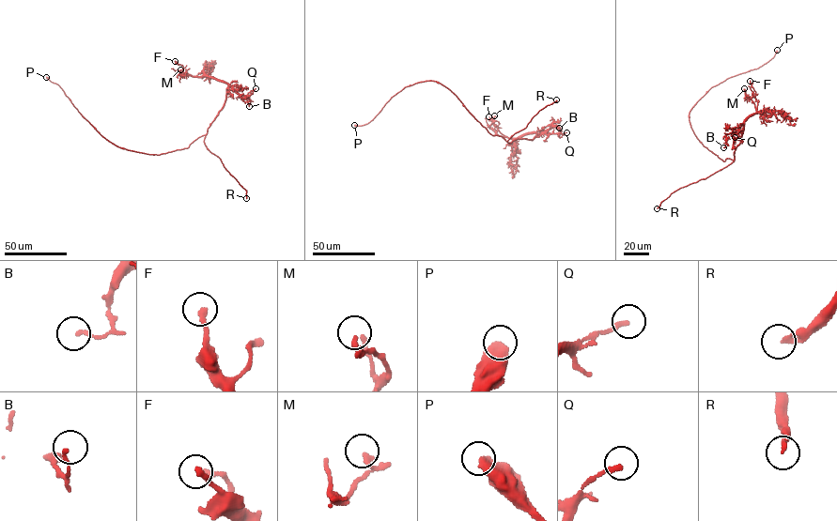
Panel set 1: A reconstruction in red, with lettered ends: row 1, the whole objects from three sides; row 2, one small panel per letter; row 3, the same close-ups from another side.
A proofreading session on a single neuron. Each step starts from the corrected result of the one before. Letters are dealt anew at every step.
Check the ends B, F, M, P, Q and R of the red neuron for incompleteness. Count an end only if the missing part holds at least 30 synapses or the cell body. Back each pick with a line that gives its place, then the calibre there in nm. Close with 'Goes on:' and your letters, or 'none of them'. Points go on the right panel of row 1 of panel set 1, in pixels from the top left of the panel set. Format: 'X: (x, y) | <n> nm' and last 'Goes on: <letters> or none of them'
R: (657, 208) | 200 nm
Goes on: R

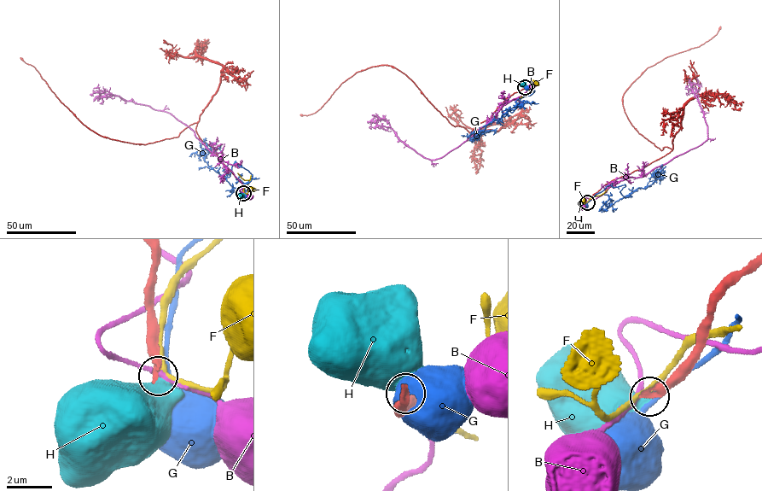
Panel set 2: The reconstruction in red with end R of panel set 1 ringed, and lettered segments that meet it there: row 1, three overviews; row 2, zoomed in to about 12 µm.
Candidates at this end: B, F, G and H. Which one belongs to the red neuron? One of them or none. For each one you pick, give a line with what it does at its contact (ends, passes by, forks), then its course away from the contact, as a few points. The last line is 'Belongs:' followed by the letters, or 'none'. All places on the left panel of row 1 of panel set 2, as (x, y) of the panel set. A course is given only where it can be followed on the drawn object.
H: it ends
Belongs: H

